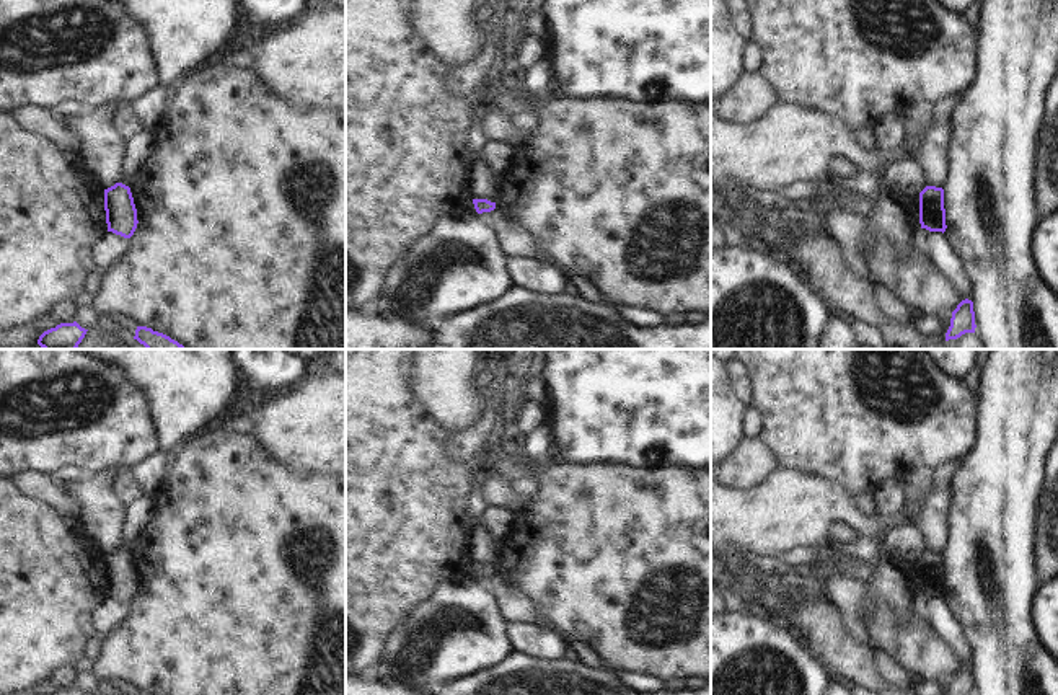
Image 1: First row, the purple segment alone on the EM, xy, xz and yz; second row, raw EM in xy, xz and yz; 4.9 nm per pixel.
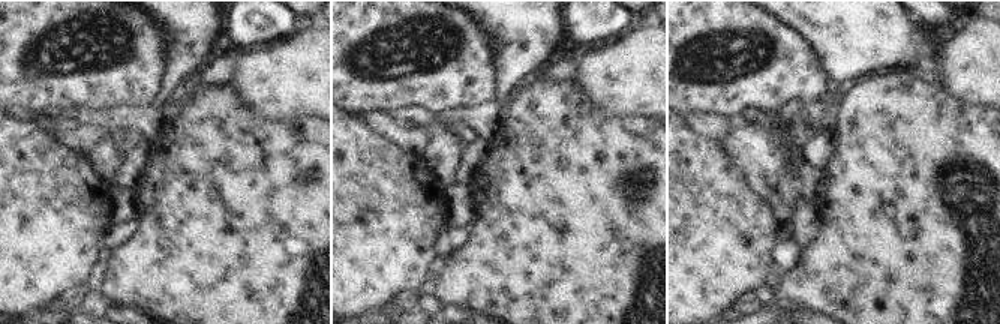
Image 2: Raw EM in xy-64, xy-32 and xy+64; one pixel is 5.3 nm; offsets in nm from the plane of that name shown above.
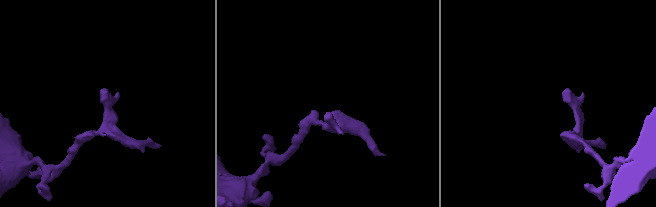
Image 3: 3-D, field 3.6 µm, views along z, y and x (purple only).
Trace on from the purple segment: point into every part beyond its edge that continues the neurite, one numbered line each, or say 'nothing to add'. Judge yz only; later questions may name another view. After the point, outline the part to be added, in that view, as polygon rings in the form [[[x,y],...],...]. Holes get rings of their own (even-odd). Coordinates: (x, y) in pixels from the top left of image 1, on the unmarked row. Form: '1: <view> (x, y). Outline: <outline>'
nothing to add.

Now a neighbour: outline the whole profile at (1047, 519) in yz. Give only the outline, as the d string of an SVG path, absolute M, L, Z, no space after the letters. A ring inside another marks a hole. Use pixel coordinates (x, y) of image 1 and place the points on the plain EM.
M1058 439L1045 460L1043 496L1037 514L1035 561L1040 586L1058 576Z

